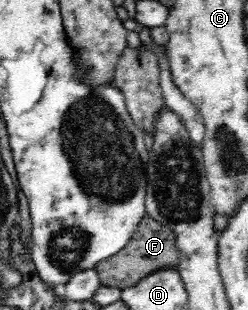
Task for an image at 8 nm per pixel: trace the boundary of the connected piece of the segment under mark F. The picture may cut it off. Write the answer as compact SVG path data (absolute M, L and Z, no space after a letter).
M146 215L140 222L137 233L128 245L116 255L108 258L96 267L102 286L132 287L145 276L151 275L158 267L177 267L178 254L175 246L175 234L168 228Z

